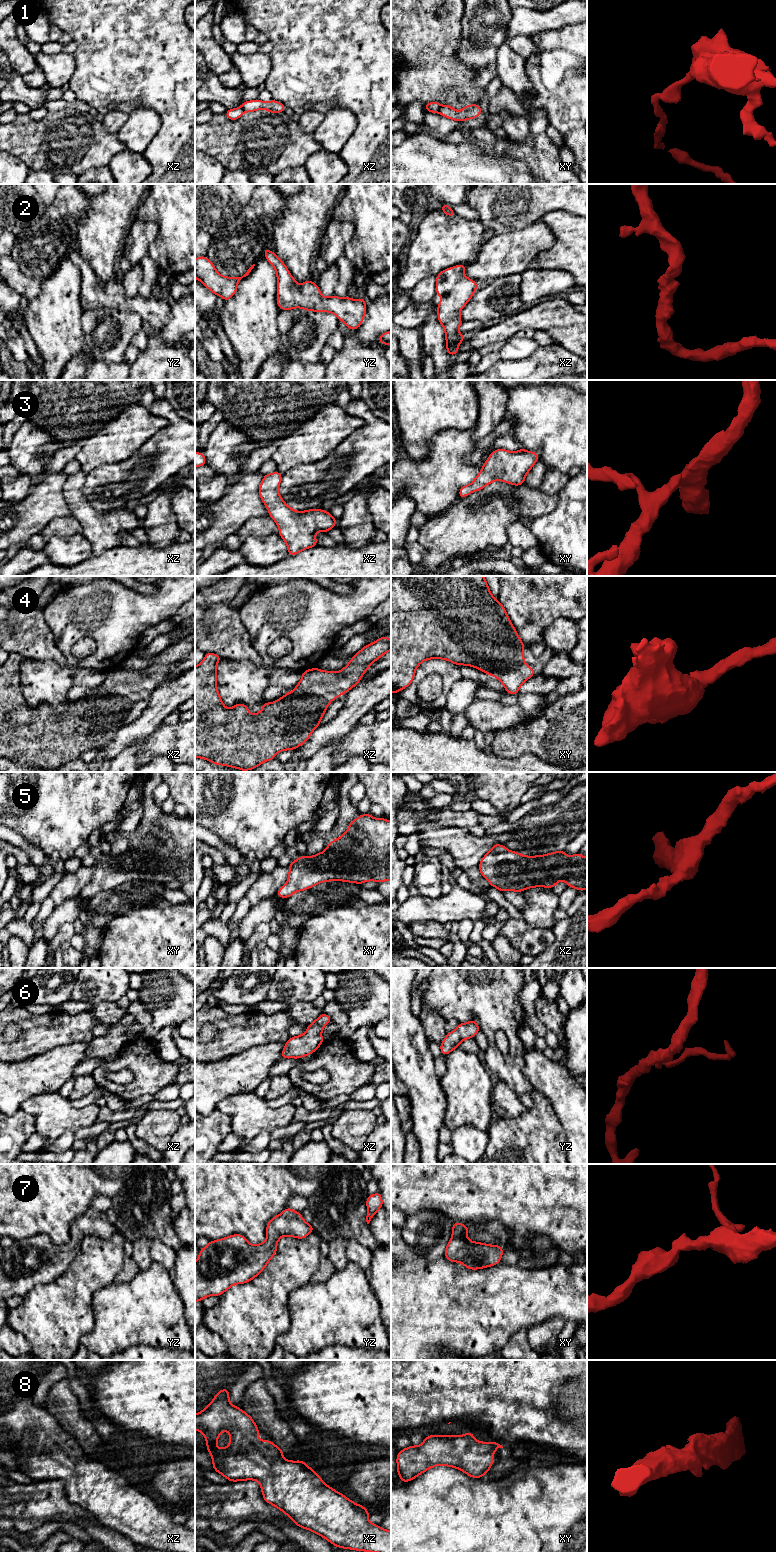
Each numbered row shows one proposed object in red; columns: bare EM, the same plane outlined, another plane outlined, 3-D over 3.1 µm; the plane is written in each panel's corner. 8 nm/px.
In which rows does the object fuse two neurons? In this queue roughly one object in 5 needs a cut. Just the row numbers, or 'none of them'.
1

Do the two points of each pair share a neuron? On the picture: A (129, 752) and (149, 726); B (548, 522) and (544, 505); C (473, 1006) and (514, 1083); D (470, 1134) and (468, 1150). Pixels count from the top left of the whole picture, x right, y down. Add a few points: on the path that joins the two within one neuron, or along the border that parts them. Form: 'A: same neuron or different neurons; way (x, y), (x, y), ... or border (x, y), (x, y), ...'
A: different neurons; border (144, 739), (128, 745), (117, 755)
B: different neurons; border (558, 494), (557, 505), (551, 511), (532, 520)
C: same neuron; way (489, 1025), (492, 1056), (500, 1064)
D: same neuron; way (470, 1138), (468, 1146)

